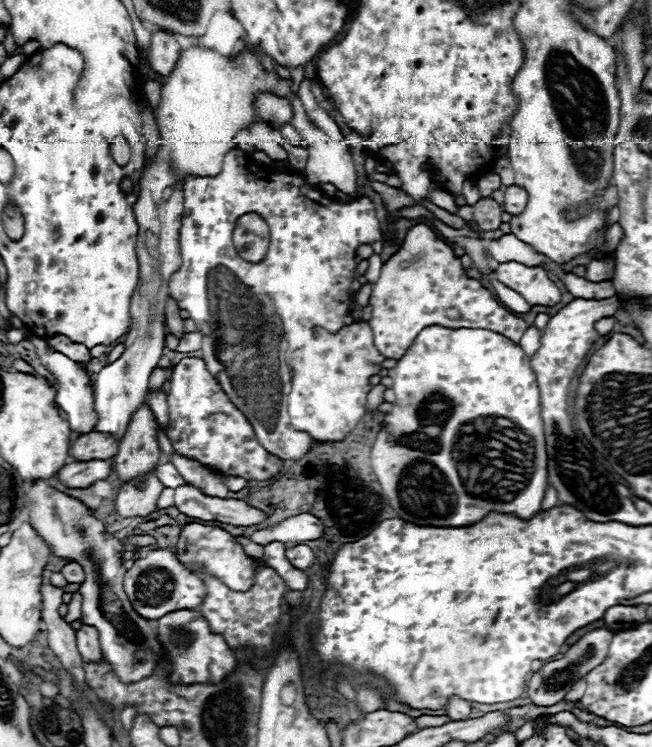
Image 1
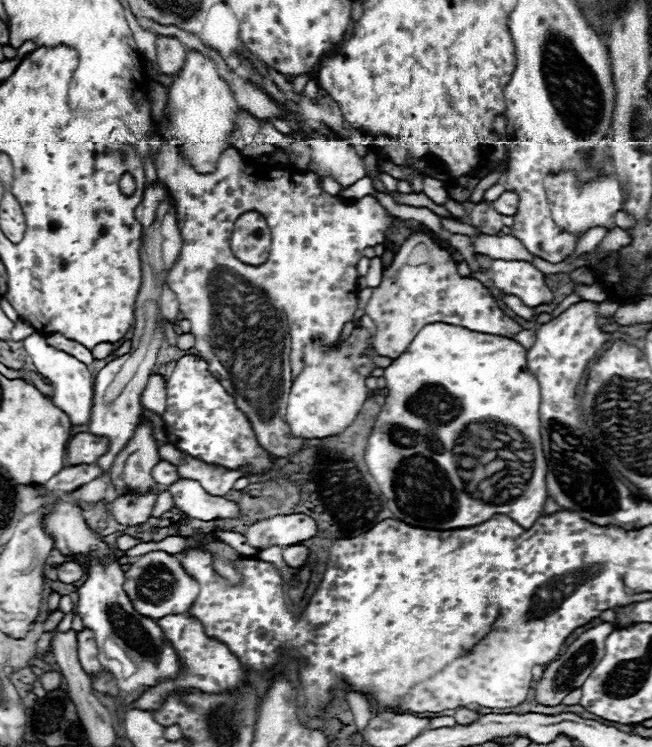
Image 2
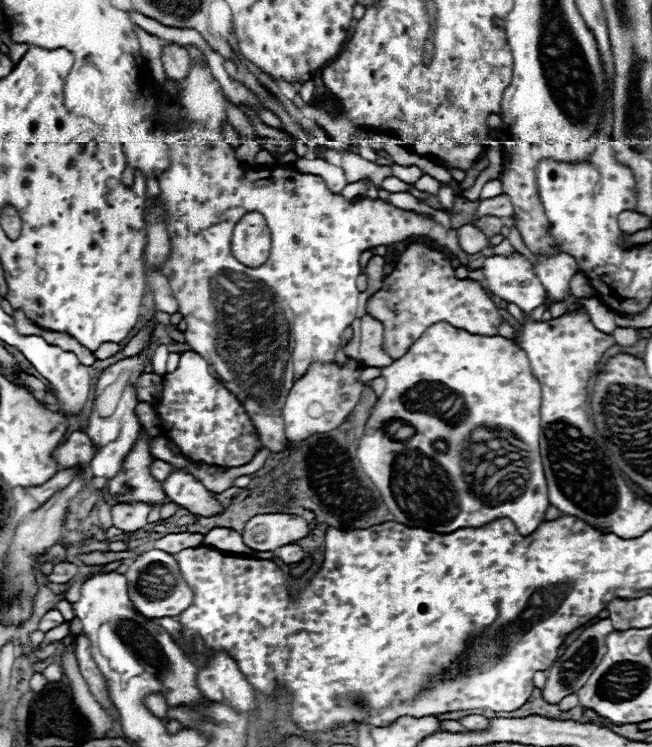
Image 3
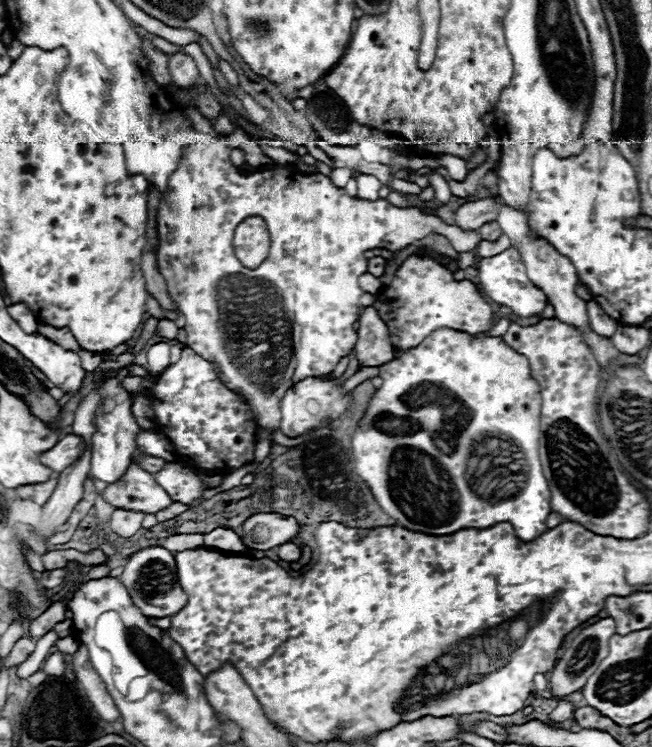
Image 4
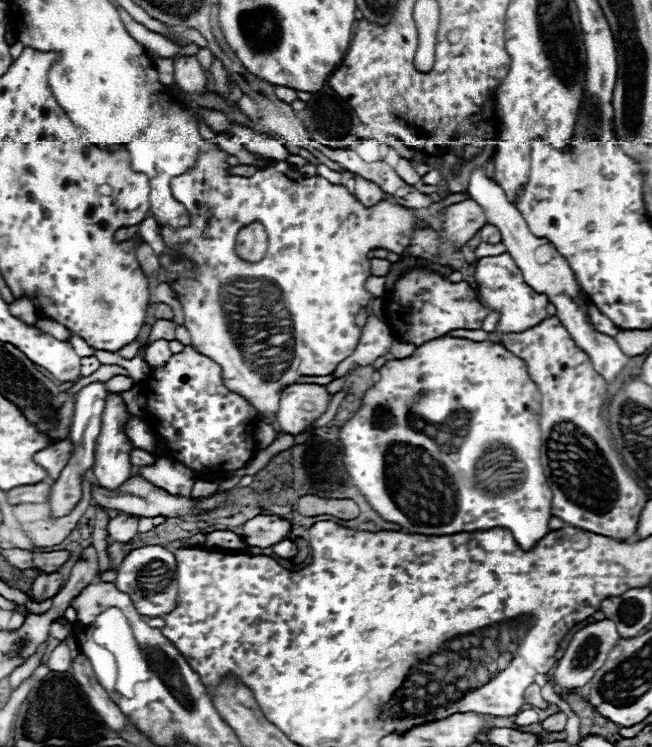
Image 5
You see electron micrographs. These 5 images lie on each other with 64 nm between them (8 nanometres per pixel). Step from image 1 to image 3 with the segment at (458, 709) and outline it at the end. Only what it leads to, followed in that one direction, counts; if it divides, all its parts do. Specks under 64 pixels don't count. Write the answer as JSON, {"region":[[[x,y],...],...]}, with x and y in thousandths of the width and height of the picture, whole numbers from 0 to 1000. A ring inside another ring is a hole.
{"region":[[[721,956],[721,959],[706,961],[706,969],[715,977],[745,977],[748,975],[748,961],[742,961],[736,956]]]}

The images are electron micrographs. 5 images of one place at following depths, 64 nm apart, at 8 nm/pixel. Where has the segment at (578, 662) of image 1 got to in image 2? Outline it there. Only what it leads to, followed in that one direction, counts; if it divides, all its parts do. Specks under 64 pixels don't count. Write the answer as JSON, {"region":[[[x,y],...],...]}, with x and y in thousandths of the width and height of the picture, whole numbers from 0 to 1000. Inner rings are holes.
{"region":[[[920,835],[920,838],[911,838],[905,843],[899,843],[896,849],[887,851],[883,859],[877,859],[871,865],[871,870],[850,886],[844,886],[837,894],[834,894],[834,902],[831,902],[831,910],[825,910],[819,916],[819,932],[828,942],[834,945],[853,945],[862,940],[862,934],[877,926],[880,921],[890,921],[896,916],[896,910],[905,905],[905,900],[911,897],[911,892],[926,881],[926,862],[929,862],[929,854],[942,846],[942,835]]]}

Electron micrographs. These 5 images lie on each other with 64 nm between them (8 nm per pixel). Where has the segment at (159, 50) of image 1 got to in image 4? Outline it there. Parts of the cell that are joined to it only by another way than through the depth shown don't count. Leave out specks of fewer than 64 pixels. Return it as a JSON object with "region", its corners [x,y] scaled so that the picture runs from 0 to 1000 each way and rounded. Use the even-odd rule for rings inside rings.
{"region":[[[282,70],[261,72],[261,75],[258,75],[258,94],[261,94],[264,110],[267,110],[270,115],[291,118],[291,115],[301,112],[304,91],[301,91],[301,83],[298,83],[288,72],[282,72]]]}

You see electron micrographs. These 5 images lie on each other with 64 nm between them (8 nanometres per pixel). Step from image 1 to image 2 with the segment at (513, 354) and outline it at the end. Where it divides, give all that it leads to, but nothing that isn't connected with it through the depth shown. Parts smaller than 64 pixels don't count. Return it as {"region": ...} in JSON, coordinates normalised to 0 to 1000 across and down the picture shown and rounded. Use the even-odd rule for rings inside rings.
{"region":[[[656,434],[638,447],[626,469],[607,479],[595,493],[589,493],[589,506],[595,509],[598,530],[592,533],[592,544],[586,546],[571,581],[564,586],[564,600],[558,608],[564,632],[580,645],[586,661],[595,669],[595,680],[607,691],[607,696],[617,696],[629,704],[641,707],[663,707],[663,710],[693,710],[693,707],[715,707],[730,704],[736,699],[745,699],[755,693],[755,688],[776,688],[785,696],[791,696],[798,704],[810,707],[828,693],[834,685],[834,672],[840,667],[837,653],[837,613],[831,602],[831,584],[828,584],[828,517],[822,511],[822,503],[810,495],[807,485],[807,469],[788,458],[785,452],[761,450],[761,447],[742,447],[742,444],[724,444],[718,439],[706,436],[687,436],[687,434]]]}

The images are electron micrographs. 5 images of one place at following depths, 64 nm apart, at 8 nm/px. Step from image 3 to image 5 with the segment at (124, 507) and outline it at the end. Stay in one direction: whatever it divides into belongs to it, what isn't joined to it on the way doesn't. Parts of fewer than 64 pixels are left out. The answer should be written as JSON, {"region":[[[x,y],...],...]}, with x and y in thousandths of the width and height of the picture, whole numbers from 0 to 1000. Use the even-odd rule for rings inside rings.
{"region":[[[181,688],[166,699],[166,715],[175,726],[199,726],[212,712],[212,691],[202,688]]]}

